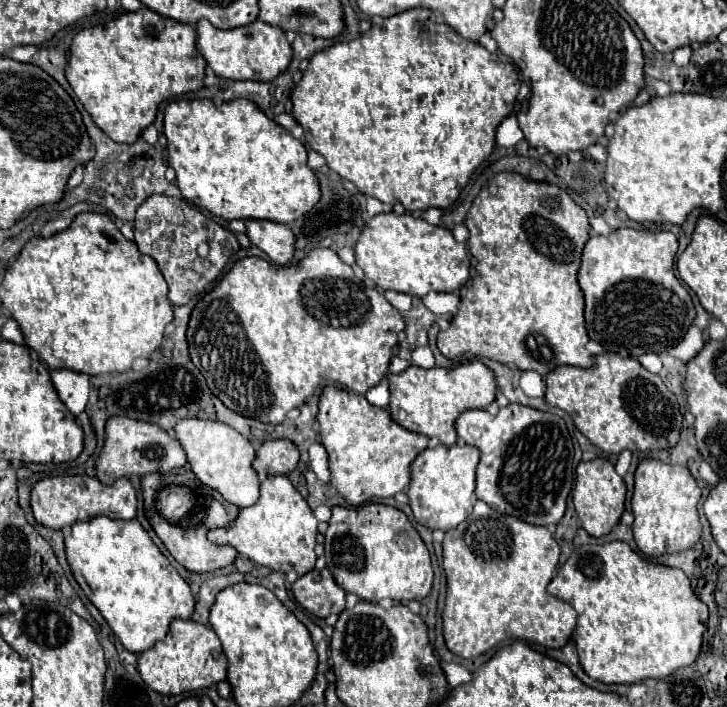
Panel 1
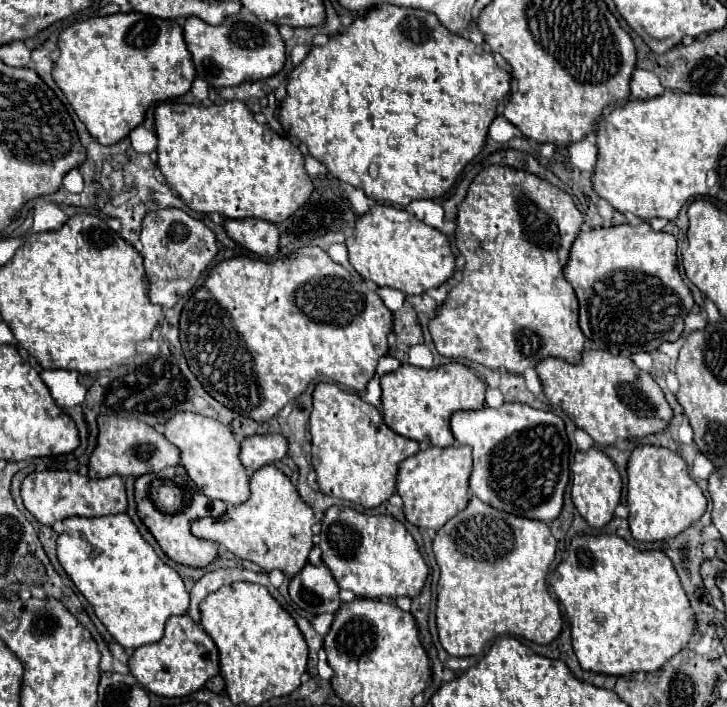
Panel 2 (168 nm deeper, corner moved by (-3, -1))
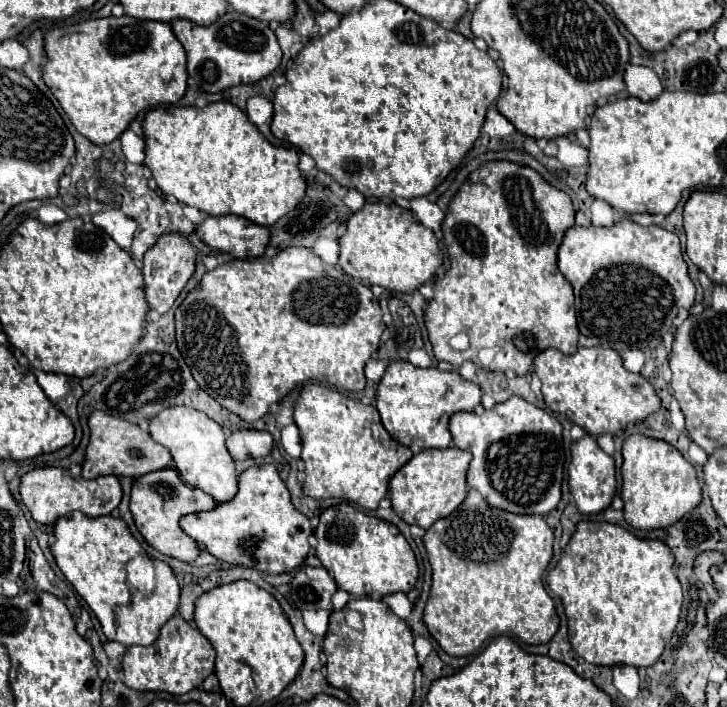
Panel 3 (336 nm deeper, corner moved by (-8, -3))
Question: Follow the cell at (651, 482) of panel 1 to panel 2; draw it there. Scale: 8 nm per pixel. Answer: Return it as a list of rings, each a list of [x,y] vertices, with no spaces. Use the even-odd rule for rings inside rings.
[[[639,446],[633,450],[627,466],[627,506],[629,506],[629,528],[637,542],[659,542],[679,536],[695,520],[699,520],[707,508],[707,500],[695,480],[689,476],[685,460],[657,446]]]

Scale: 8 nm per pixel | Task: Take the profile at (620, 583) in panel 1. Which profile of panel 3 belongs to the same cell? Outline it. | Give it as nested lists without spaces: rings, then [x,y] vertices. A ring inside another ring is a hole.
[[[580,520],[564,556],[546,578],[562,600],[574,652],[598,666],[652,666],[682,612],[682,586],[672,564],[672,552],[660,540],[638,538],[610,522]]]

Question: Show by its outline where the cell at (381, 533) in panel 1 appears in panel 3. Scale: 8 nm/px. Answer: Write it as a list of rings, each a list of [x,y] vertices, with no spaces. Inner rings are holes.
[[[336,504],[326,508],[320,514],[320,524],[314,530],[318,540],[316,544],[316,558],[322,562],[326,570],[332,572],[334,582],[340,590],[350,592],[352,596],[376,596],[384,598],[394,592],[408,592],[418,578],[418,564],[414,552],[410,550],[406,538],[398,532],[398,528],[390,522],[384,522],[376,516],[368,516],[360,510],[354,510],[350,504]]]

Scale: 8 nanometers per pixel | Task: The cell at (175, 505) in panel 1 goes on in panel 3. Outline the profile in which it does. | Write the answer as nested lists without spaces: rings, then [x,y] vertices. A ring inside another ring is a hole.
[[[174,468],[156,470],[156,472],[150,472],[150,474],[138,476],[132,482],[130,512],[134,516],[134,524],[136,524],[138,532],[142,534],[142,538],[154,550],[158,550],[158,552],[162,552],[162,554],[166,554],[170,558],[182,560],[182,562],[196,560],[200,548],[178,526],[180,516],[186,516],[186,514],[192,514],[192,512],[200,512],[200,510],[212,510],[214,506],[216,506],[216,502],[206,492],[184,484],[180,474]]]

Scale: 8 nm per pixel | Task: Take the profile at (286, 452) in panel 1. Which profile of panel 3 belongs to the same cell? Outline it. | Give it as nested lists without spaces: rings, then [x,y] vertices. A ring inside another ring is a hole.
[[[236,430],[226,438],[226,448],[234,460],[248,460],[248,458],[262,458],[270,454],[274,446],[272,434],[264,430]]]

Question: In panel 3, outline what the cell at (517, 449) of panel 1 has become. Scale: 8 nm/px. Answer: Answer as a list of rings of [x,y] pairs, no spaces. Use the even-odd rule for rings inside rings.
[[[512,396],[490,410],[452,414],[448,430],[454,446],[472,454],[466,476],[468,486],[478,490],[490,506],[540,516],[556,508],[560,502],[564,448],[562,426],[554,416],[520,396]]]

